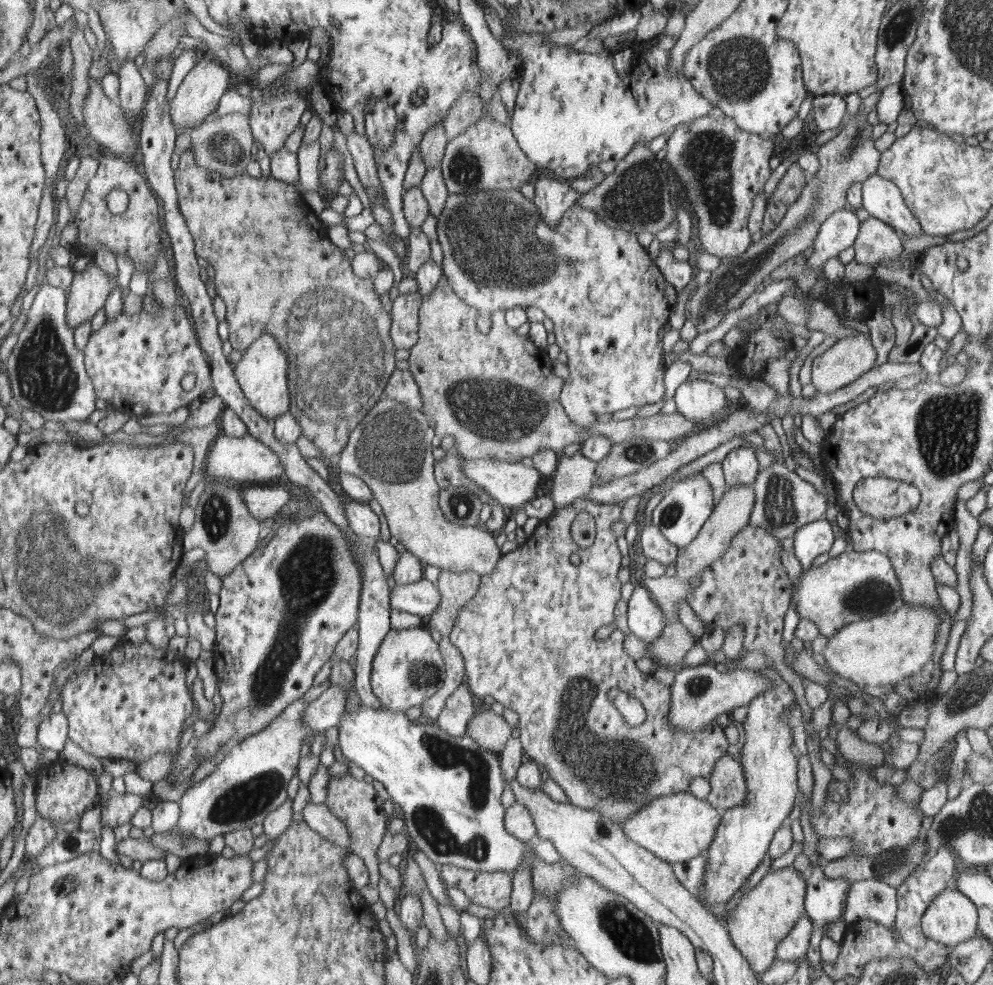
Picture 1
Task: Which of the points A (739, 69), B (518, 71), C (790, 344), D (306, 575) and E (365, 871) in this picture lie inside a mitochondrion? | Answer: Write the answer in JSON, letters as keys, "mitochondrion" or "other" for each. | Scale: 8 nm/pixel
{"A":"mitochondrion","B":"other","C":"other","D":"mitochondrion","E":"other"}

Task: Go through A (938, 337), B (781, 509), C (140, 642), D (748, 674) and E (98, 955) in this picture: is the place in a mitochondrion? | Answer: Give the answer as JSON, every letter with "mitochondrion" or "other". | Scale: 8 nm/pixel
{"A":"other","B":"mitochondrion","C":"other","D":"other","E":"other"}

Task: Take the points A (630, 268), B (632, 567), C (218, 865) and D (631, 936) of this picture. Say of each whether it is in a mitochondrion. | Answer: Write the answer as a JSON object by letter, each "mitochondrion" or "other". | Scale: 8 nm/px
{"A":"other","B":"other","C":"other","D":"mitochondrion"}

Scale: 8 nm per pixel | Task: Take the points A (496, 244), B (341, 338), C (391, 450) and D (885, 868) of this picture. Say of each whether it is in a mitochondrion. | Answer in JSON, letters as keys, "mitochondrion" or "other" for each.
{"A":"mitochondrion","B":"mitochondrion","C":"mitochondrion","D":"mitochondrion"}

